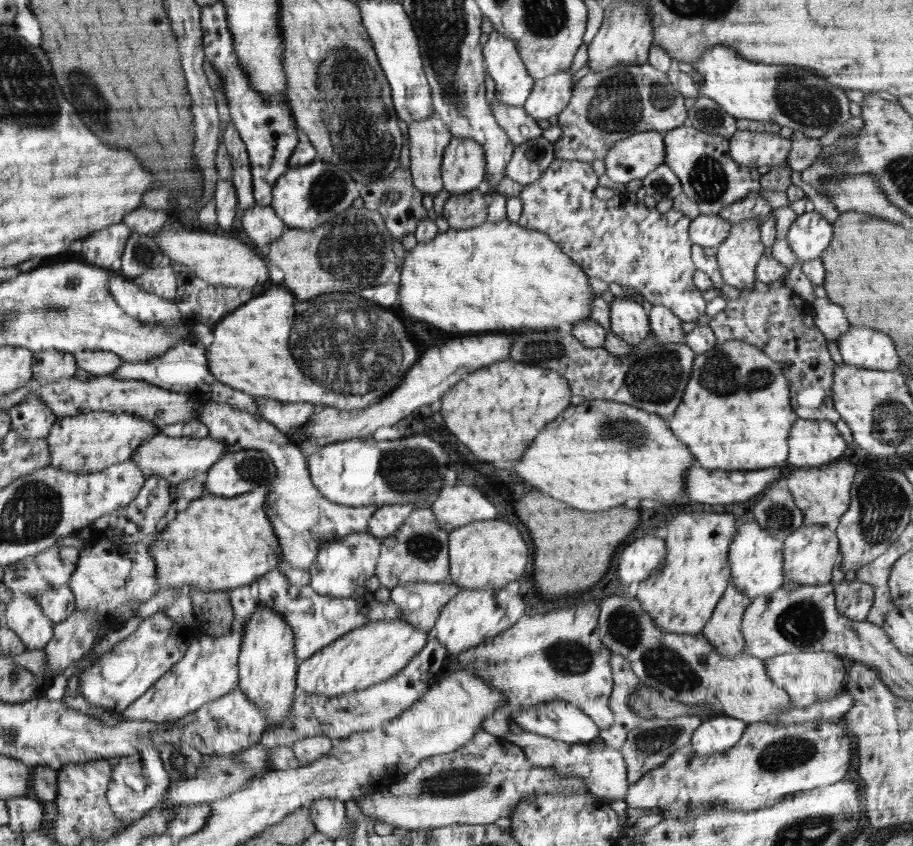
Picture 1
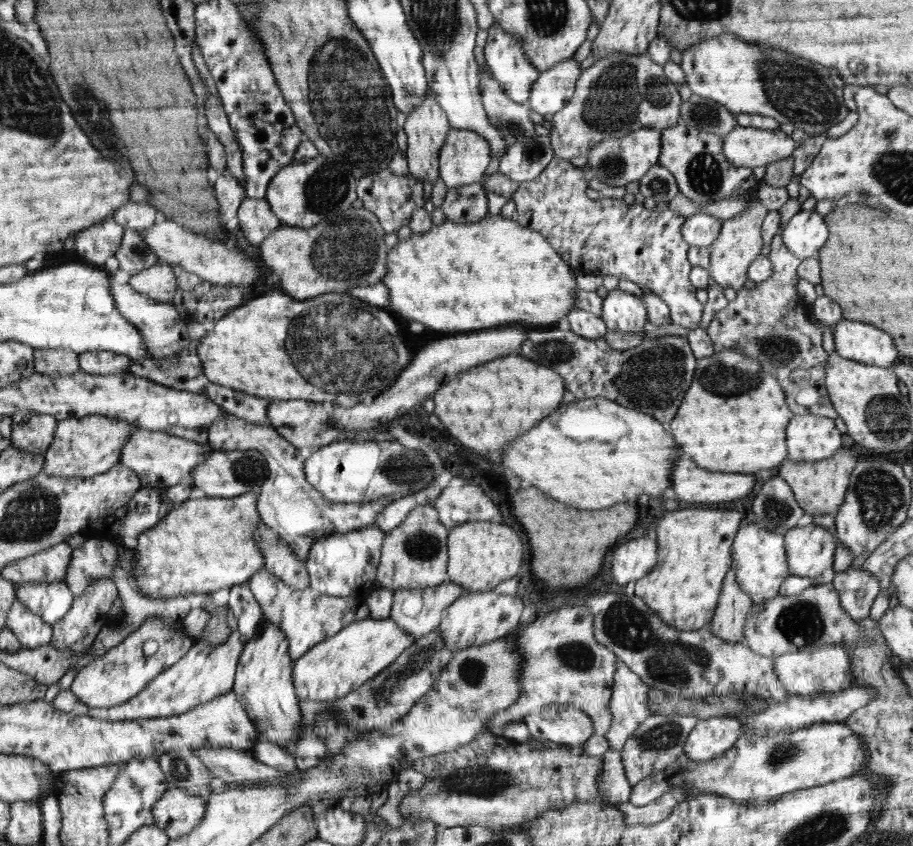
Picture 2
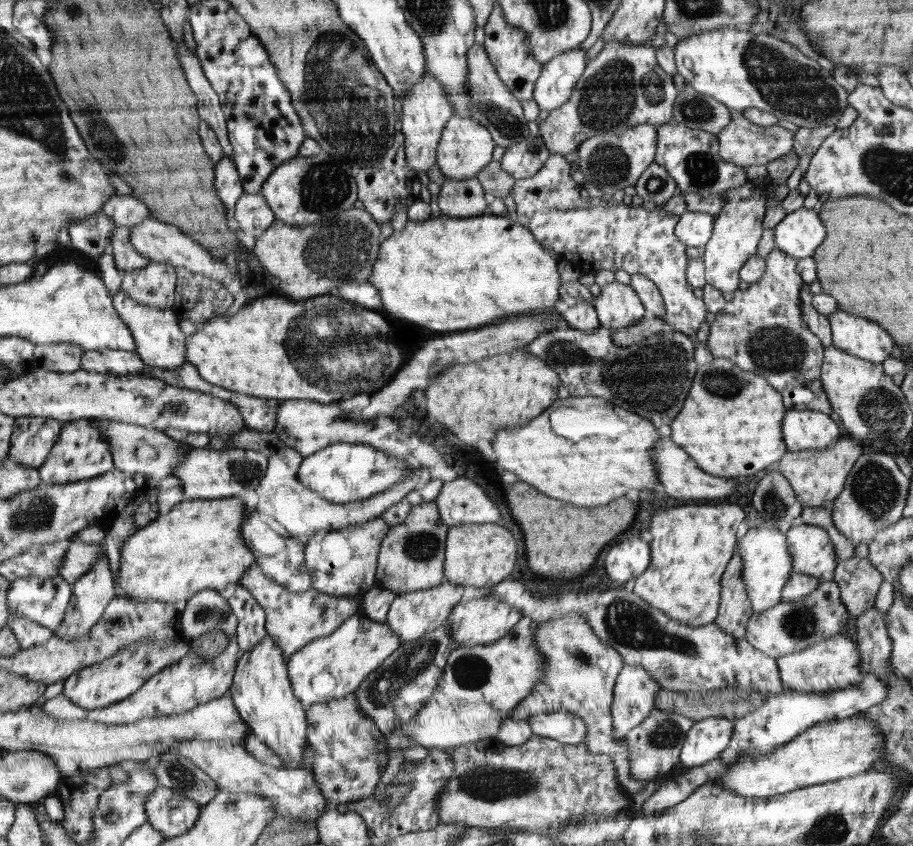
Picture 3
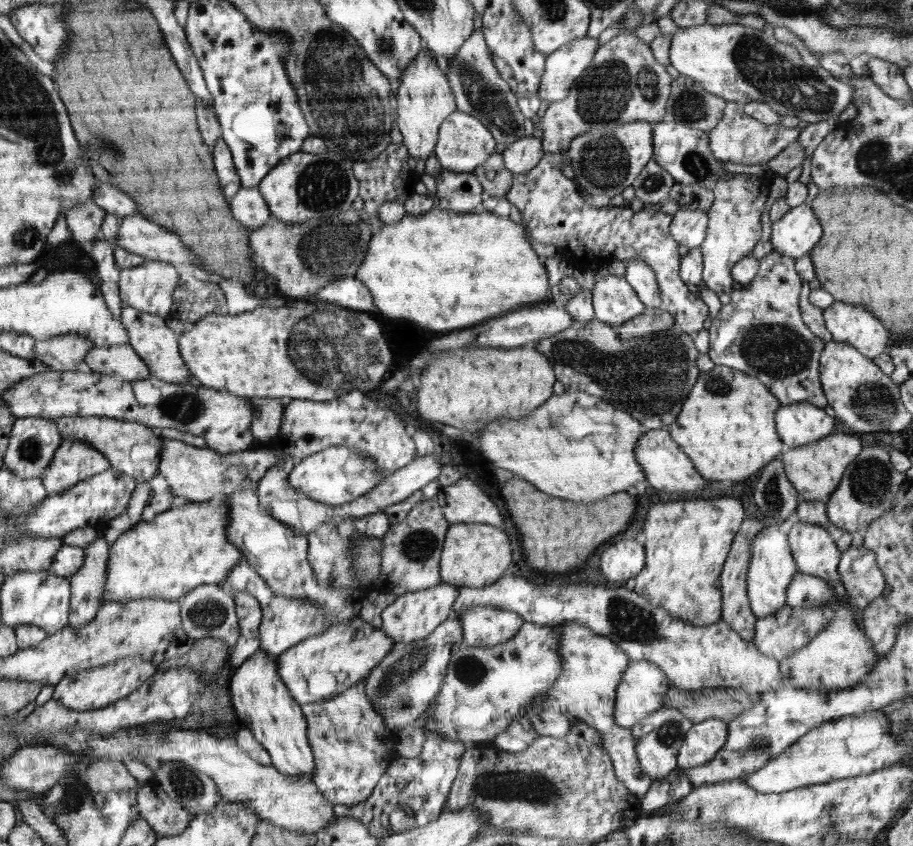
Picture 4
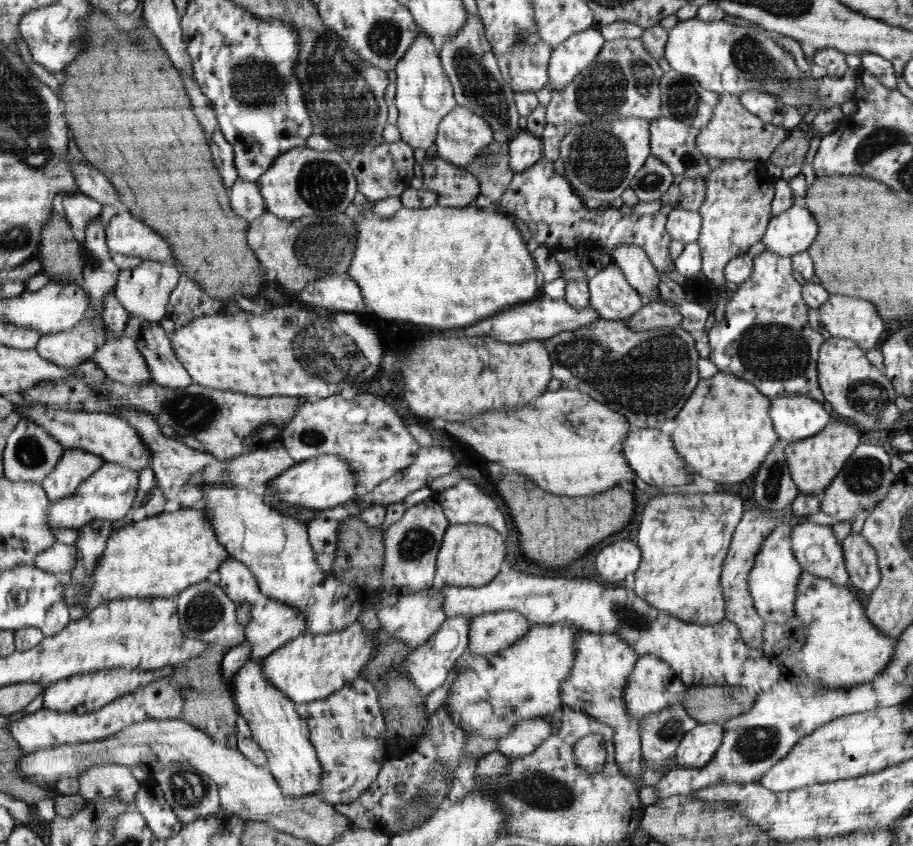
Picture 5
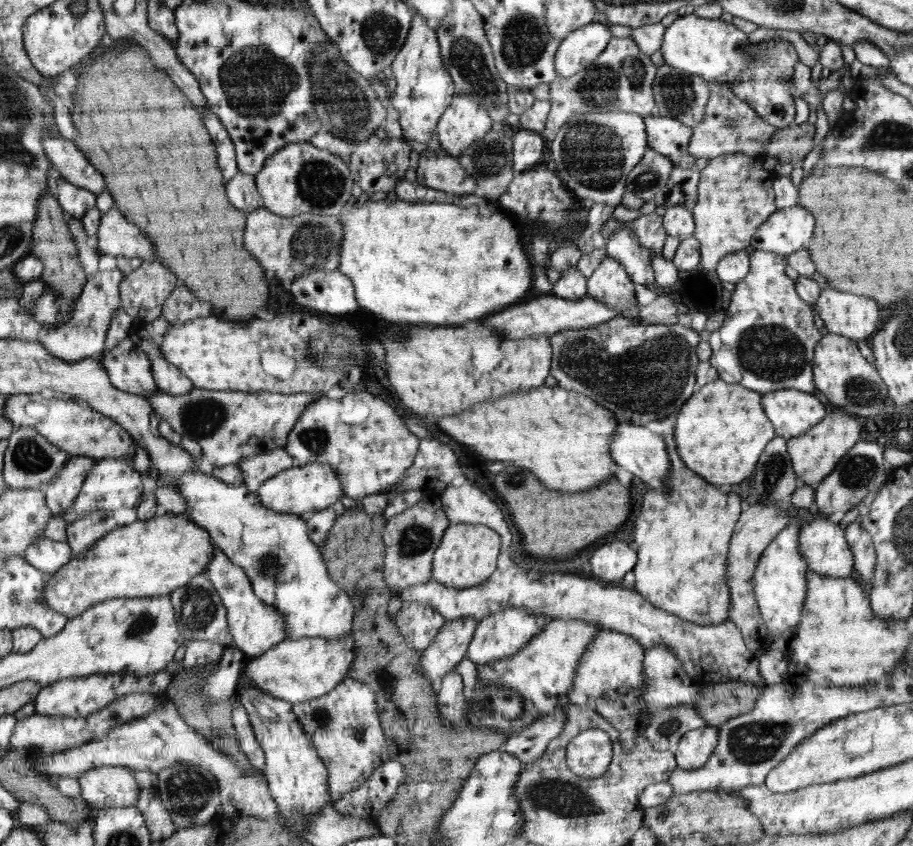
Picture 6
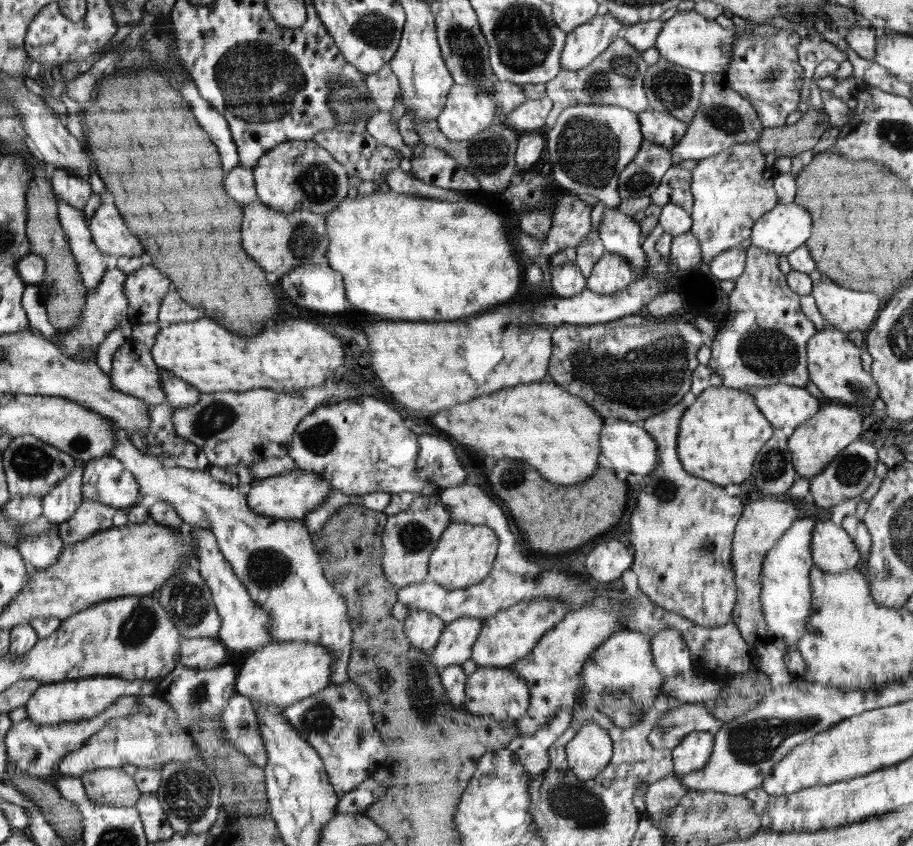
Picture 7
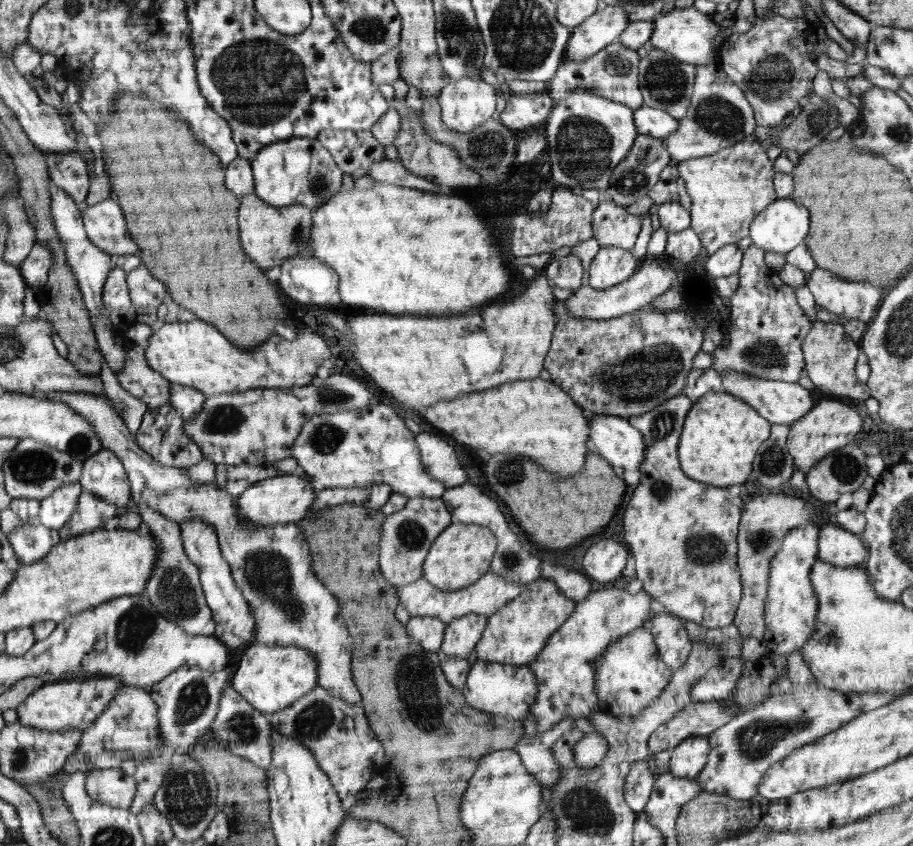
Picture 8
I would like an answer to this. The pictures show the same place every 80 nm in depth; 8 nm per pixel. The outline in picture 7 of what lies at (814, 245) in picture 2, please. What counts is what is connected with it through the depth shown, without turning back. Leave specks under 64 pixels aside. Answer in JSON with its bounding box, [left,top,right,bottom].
[751,204,812,255]

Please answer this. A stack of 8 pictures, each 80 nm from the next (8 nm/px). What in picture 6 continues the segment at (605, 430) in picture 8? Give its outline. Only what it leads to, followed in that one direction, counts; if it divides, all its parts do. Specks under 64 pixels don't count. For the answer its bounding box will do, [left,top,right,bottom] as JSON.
[612,423,671,486]

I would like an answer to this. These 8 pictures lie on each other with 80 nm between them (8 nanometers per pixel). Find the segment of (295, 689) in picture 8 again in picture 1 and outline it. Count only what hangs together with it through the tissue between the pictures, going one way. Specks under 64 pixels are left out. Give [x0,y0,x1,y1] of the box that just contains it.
[296,620,431,697]

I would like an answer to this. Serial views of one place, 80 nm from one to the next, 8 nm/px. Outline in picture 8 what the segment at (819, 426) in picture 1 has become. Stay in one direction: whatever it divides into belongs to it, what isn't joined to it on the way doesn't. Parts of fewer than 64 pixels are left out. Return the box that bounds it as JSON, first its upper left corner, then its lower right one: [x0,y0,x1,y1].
[719,371,816,430]

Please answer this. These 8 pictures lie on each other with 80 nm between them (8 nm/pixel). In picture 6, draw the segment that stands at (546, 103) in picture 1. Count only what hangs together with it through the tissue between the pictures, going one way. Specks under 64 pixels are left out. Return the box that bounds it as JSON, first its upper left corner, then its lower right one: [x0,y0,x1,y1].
[554,22,613,78]

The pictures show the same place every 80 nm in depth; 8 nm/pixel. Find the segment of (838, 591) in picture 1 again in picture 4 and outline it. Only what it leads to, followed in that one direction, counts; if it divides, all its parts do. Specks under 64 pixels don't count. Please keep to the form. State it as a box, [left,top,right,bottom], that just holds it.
[838,545,885,612]

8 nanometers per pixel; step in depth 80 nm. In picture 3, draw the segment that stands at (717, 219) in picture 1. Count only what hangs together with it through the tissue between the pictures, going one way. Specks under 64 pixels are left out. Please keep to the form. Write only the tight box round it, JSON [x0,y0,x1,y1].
[674,212,714,249]

